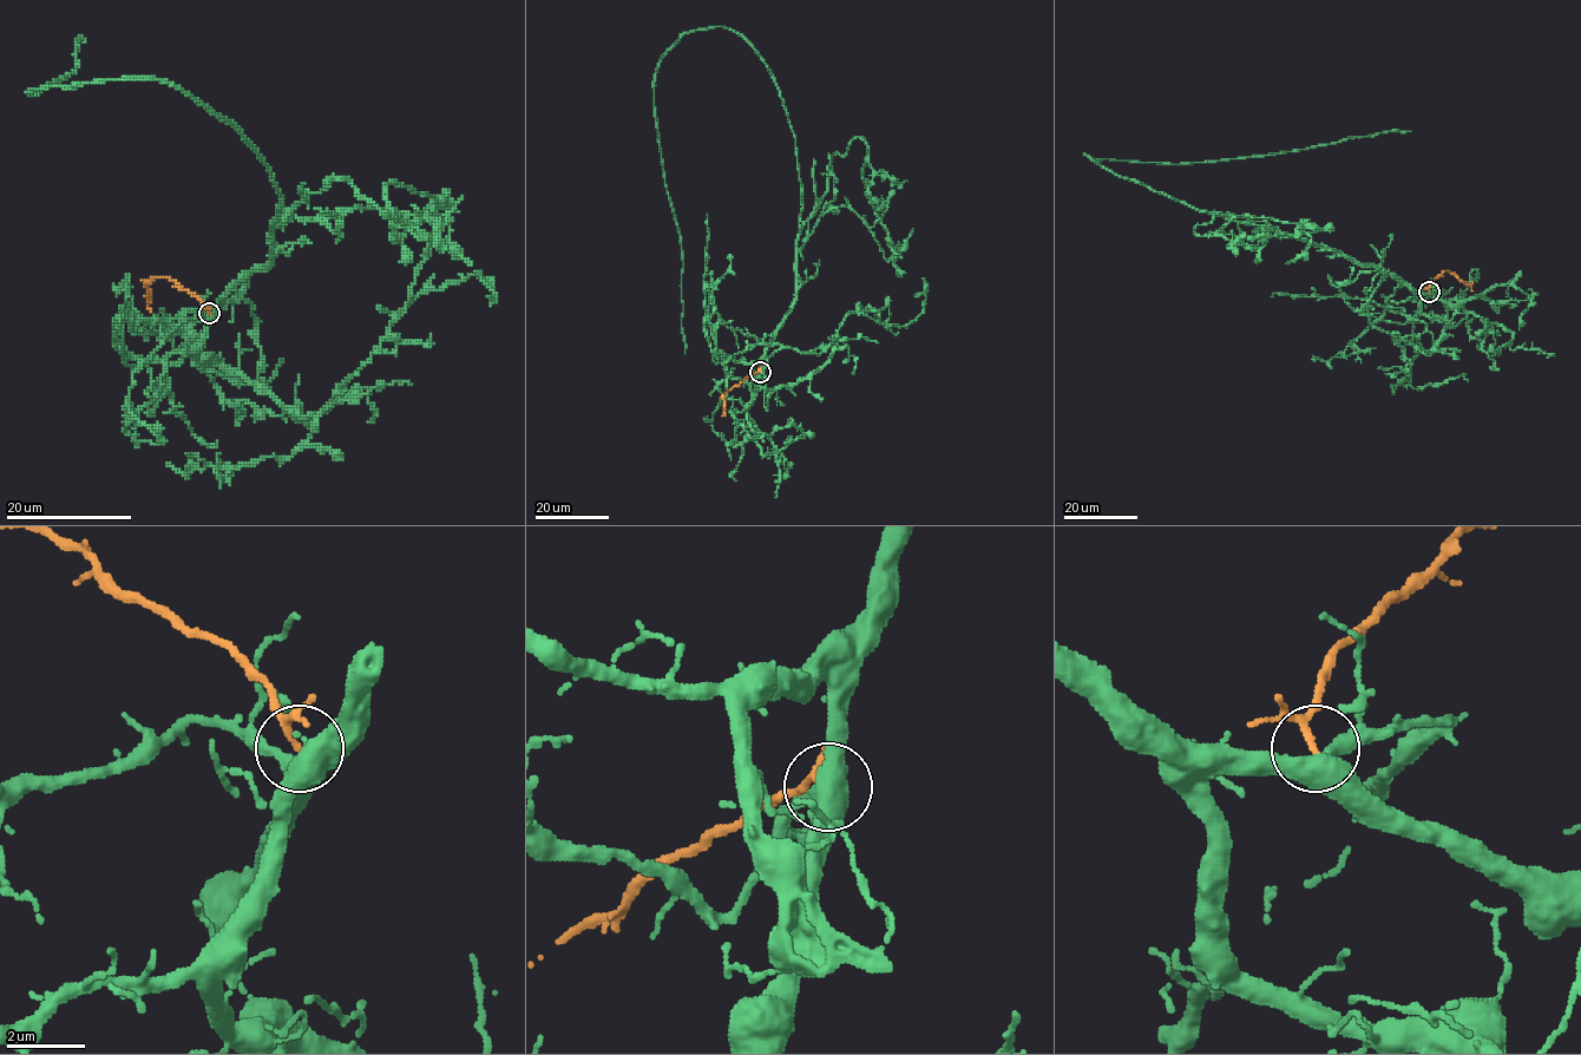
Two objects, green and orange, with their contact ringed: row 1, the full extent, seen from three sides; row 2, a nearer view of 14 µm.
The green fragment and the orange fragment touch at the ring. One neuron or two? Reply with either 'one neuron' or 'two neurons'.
two neurons

